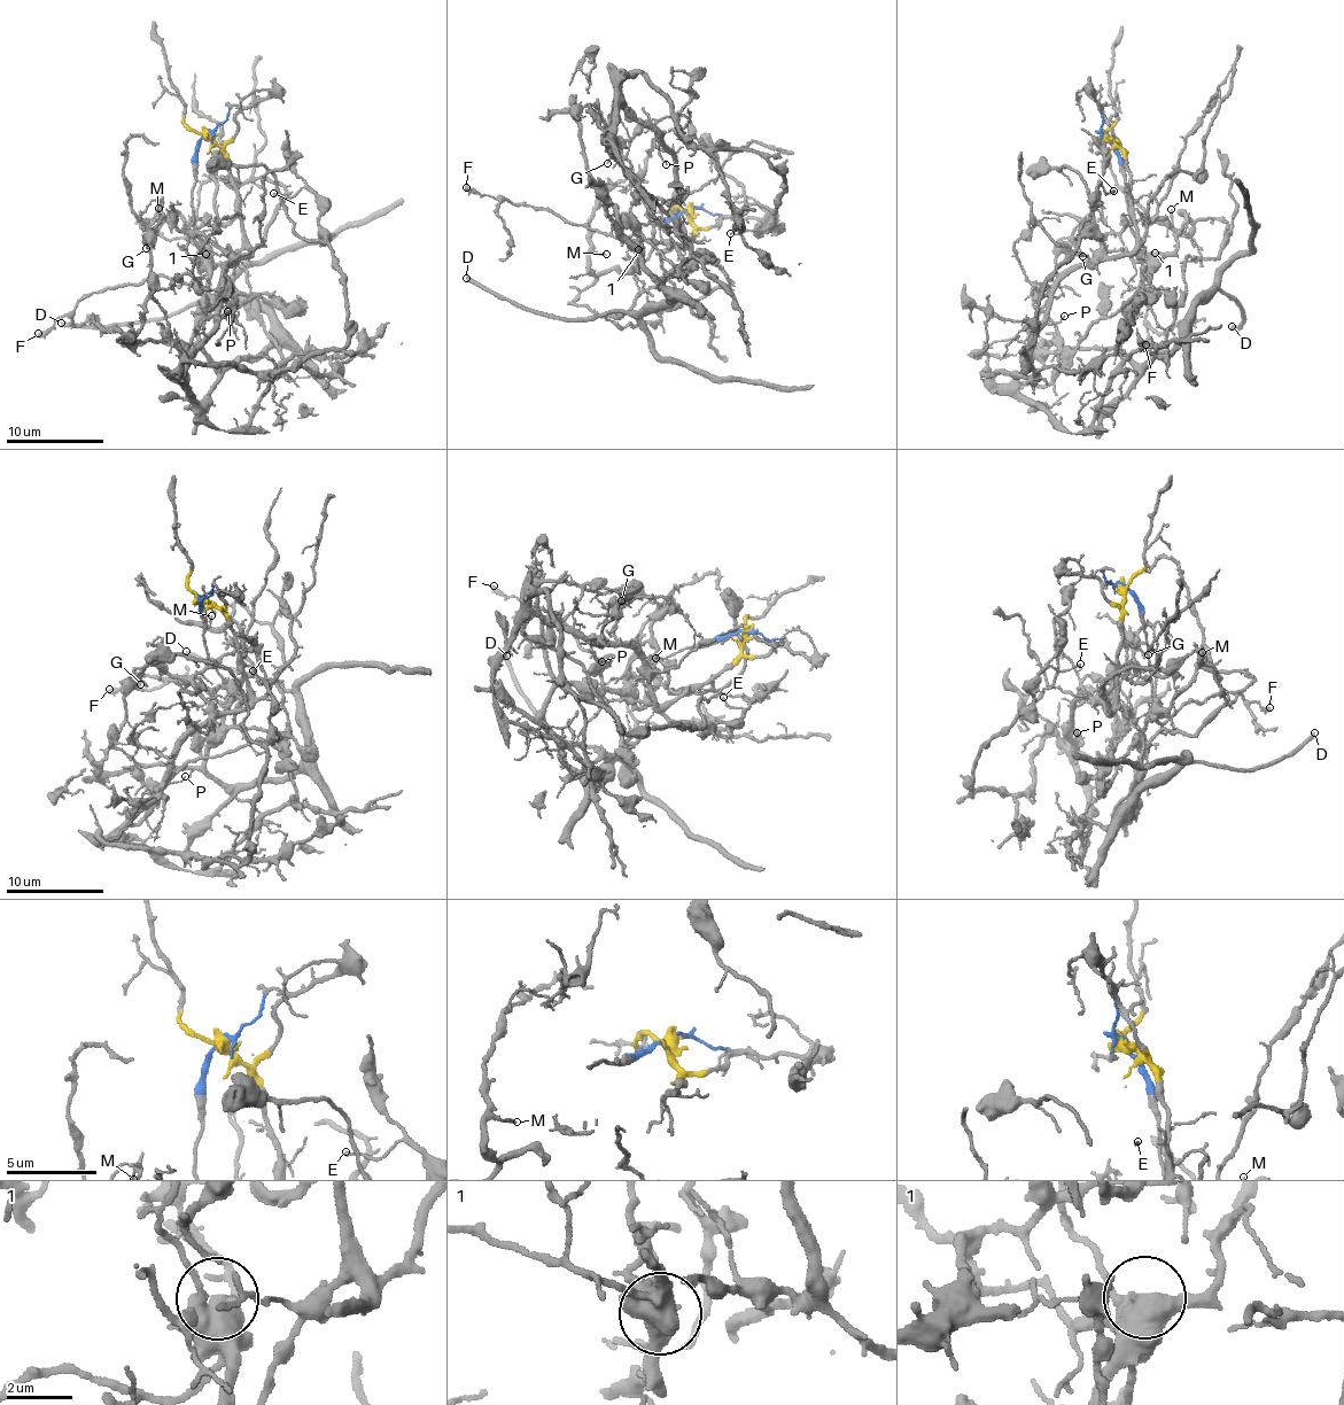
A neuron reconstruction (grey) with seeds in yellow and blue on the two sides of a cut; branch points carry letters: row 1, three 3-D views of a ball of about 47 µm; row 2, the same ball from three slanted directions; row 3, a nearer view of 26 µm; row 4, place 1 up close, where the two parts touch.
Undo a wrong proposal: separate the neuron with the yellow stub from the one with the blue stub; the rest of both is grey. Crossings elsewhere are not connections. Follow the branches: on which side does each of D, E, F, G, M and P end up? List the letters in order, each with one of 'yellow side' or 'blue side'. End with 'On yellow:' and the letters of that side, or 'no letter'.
D: blue side
E: yellow side
F: blue side
G: blue side
M: blue side
P: yellow side
On yellow: E, P

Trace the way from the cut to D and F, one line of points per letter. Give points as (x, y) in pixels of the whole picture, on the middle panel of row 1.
D: (691, 210), (635, 226), (639, 242), (615, 209), (623, 241), (668, 297), (632, 313), (542, 316), (465, 278)
F: (691, 210), (635, 226), (638, 238), (630, 243), (546, 210), (465, 186)

